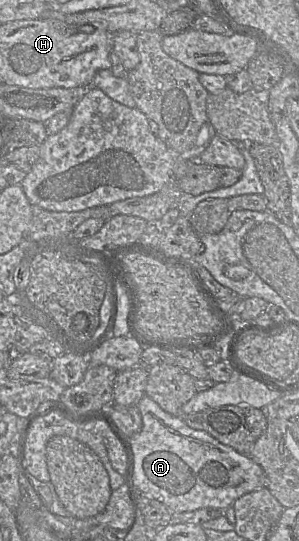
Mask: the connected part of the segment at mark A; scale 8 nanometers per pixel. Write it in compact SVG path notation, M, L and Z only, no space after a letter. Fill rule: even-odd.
M146 394L138 402L137 408L142 417L142 429L128 440L134 457L133 484L145 496L163 503L173 512L191 512L201 508L225 510L242 495L265 488L264 471L250 456L221 444L204 431L188 427L180 417L164 411Z

